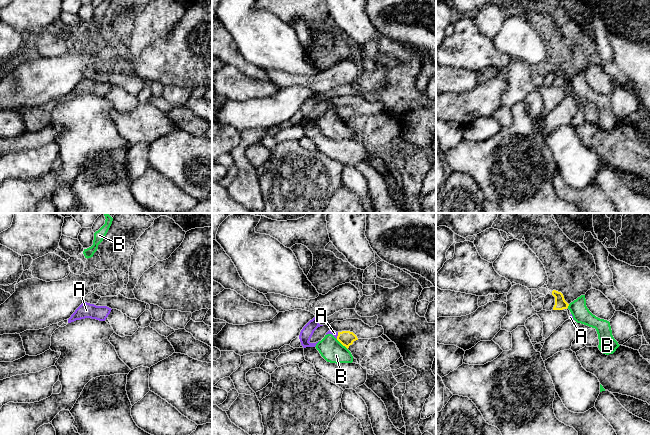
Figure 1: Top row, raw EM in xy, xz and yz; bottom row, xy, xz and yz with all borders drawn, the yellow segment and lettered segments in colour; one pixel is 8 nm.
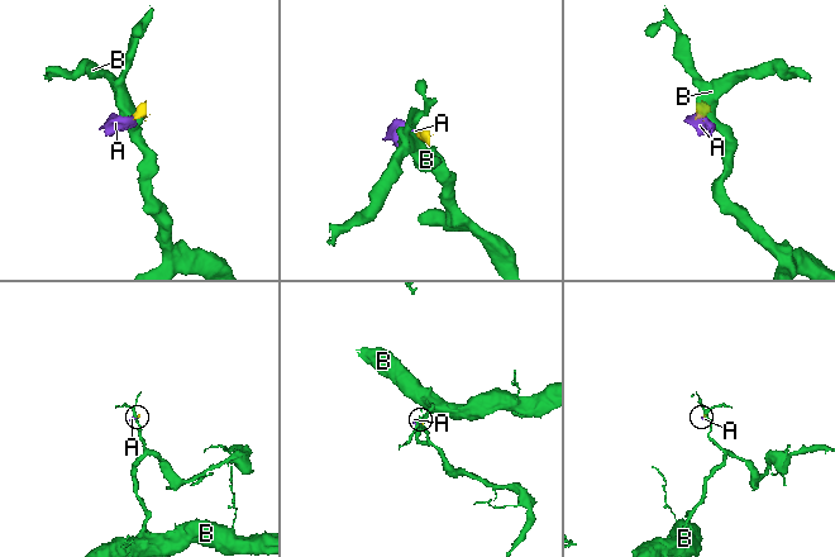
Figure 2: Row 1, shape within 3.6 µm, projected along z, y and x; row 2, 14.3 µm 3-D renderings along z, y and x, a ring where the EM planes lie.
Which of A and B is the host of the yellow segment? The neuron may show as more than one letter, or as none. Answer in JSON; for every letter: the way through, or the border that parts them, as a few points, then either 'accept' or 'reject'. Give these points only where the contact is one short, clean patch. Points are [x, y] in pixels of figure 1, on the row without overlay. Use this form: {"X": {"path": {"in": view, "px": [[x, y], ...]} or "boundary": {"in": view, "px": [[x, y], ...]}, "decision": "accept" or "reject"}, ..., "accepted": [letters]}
{"A": {"path": {"in": "xz", "px": [[346, 114], [338, 111], [334, 109]]}, "decision": "accept"}, "B": {"boundary": {"in": "xz", "px": [[336, 115], [347, 125]]}, "decision": "reject"}, "accepted": ["A"]}

